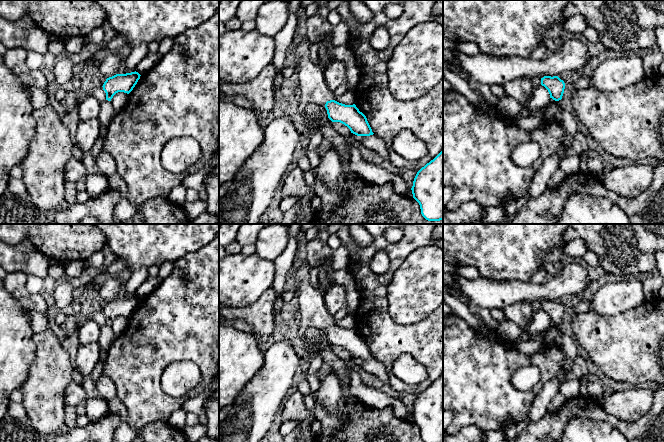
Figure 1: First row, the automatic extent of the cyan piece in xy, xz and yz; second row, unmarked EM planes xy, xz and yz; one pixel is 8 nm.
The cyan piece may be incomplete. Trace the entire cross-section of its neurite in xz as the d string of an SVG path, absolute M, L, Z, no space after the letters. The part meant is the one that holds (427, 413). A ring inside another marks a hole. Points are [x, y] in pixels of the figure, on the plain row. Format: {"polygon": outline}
{"polygon": "M443 374L417 396L411 414L424 442L443 442Z"}

